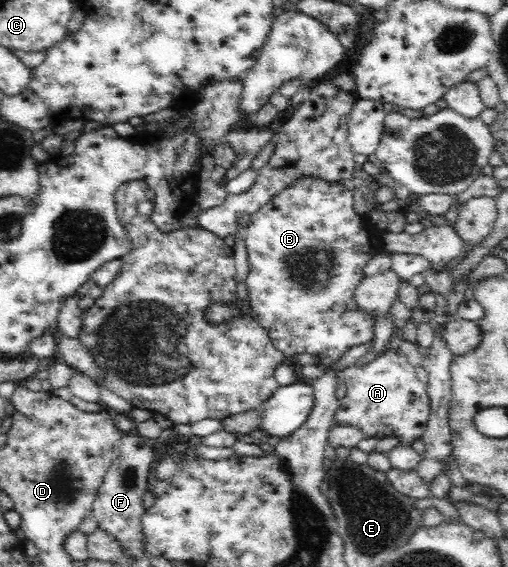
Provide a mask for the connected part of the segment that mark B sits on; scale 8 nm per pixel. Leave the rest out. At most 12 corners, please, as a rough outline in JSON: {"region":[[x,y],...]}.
{"region":[[301,178],[245,221],[250,316],[292,362],[368,343],[381,231]]}

